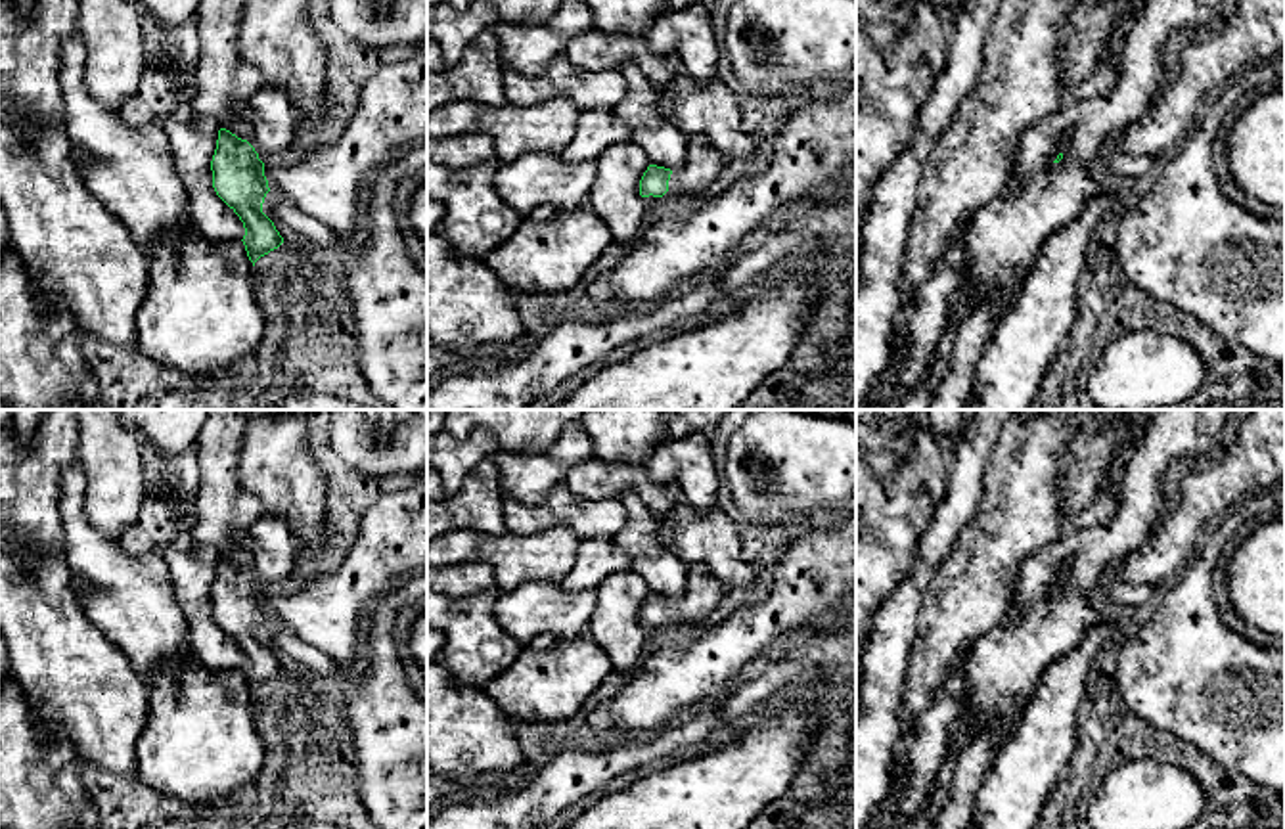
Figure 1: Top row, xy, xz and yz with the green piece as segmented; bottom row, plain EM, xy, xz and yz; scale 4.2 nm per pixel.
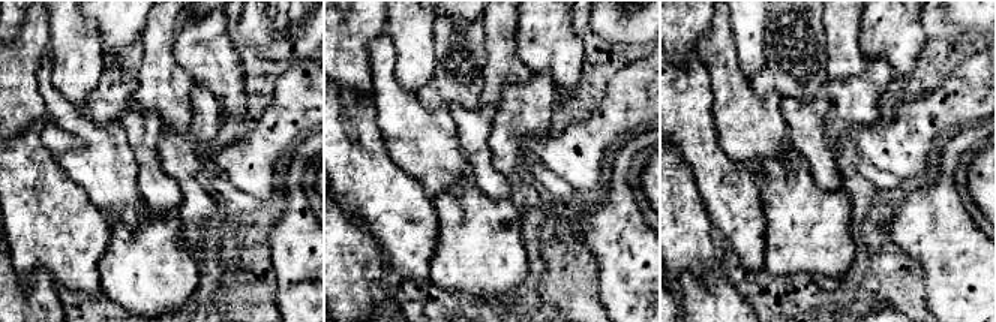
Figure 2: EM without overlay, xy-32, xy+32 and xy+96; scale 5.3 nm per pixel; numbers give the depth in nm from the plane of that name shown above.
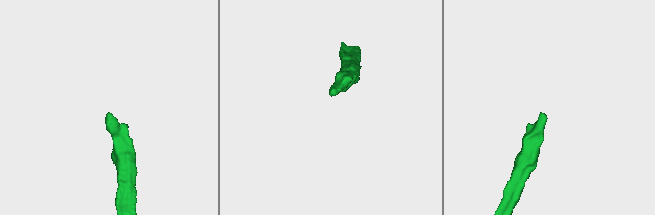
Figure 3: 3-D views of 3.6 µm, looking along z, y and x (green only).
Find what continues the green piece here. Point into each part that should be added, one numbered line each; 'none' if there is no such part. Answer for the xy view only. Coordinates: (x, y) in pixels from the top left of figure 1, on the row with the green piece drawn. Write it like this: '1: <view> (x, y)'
1: xy (272, 119)

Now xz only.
1: xz (703, 163)

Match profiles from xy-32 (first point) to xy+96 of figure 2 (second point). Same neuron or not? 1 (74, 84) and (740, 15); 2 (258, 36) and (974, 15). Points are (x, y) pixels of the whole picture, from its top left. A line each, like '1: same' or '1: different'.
1: same
2: same

